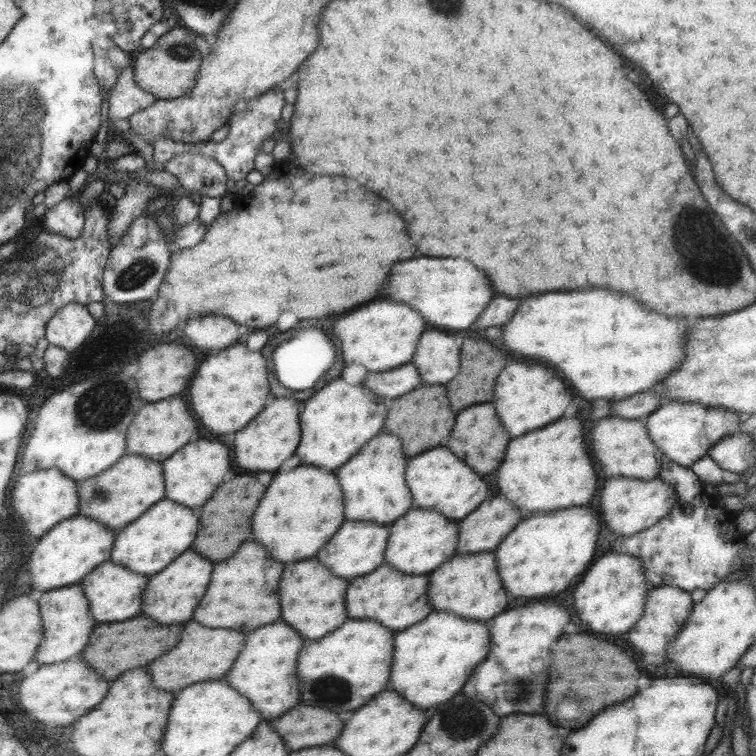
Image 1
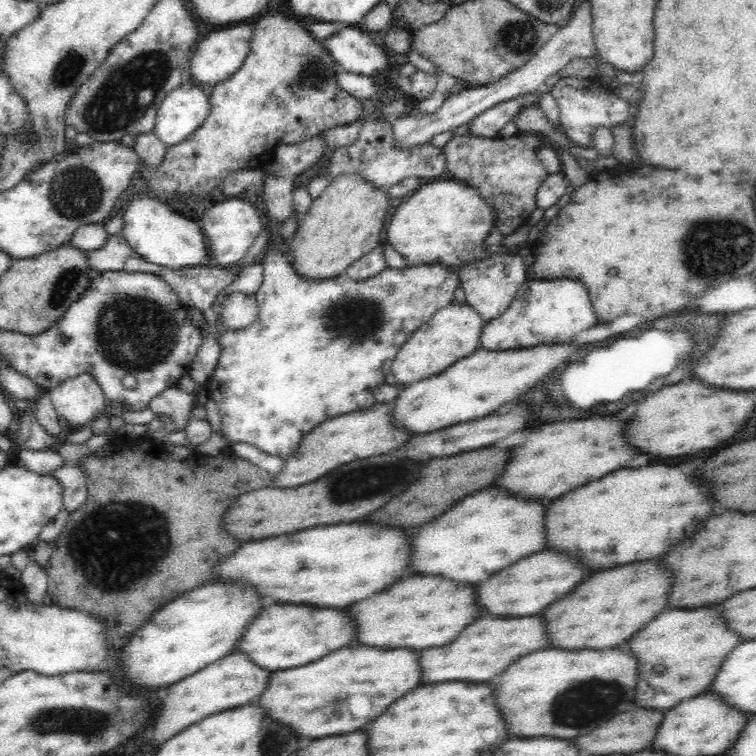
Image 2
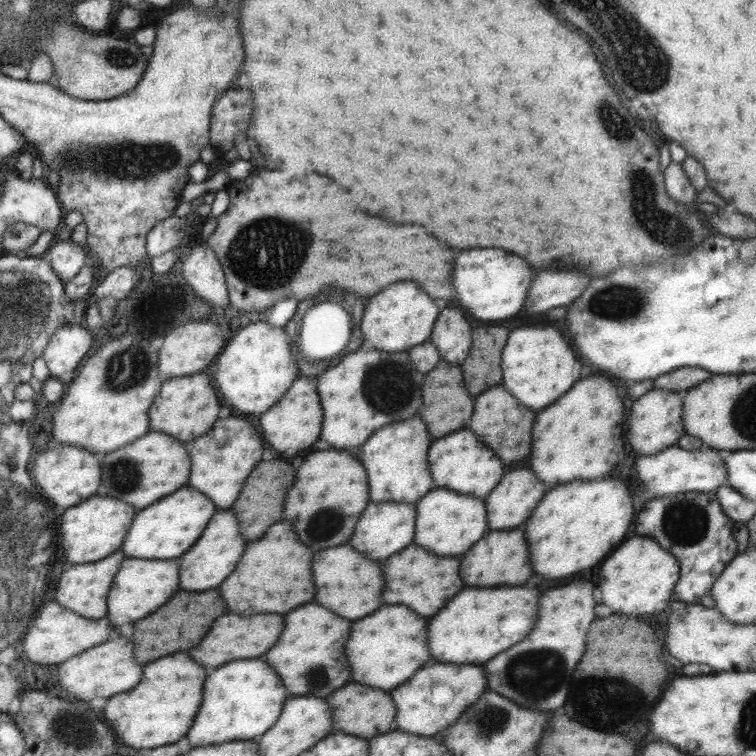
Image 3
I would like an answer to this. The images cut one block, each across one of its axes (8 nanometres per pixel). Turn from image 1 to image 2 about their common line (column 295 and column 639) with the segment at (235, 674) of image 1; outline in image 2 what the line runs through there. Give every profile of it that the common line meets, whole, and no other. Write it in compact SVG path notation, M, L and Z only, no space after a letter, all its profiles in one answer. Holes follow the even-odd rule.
M672 608L658 614L656 620L652 620L644 630L638 630L638 634L628 642L628 648L632 648L640 658L636 704L668 710L679 702L708 691L714 678L721 672L722 662L741 641L742 635L730 630L726 618L716 608Z

